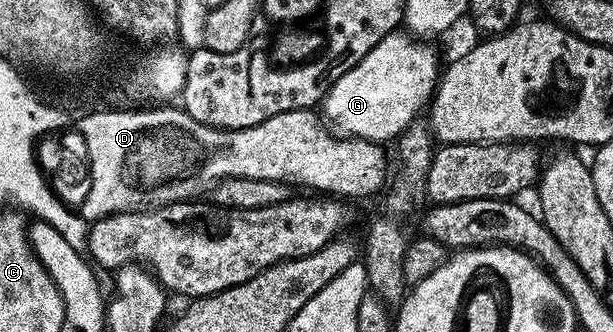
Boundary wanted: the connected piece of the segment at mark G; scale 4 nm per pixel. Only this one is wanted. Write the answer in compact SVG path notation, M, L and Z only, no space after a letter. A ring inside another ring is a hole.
M408 34L400 35L382 38L374 50L354 67L343 69L333 79L337 80L327 85L322 116L330 124L332 120L331 127L337 133L377 142L395 141L417 119L420 107L422 110L431 101L442 64L436 61L436 52L428 45L431 43Z

